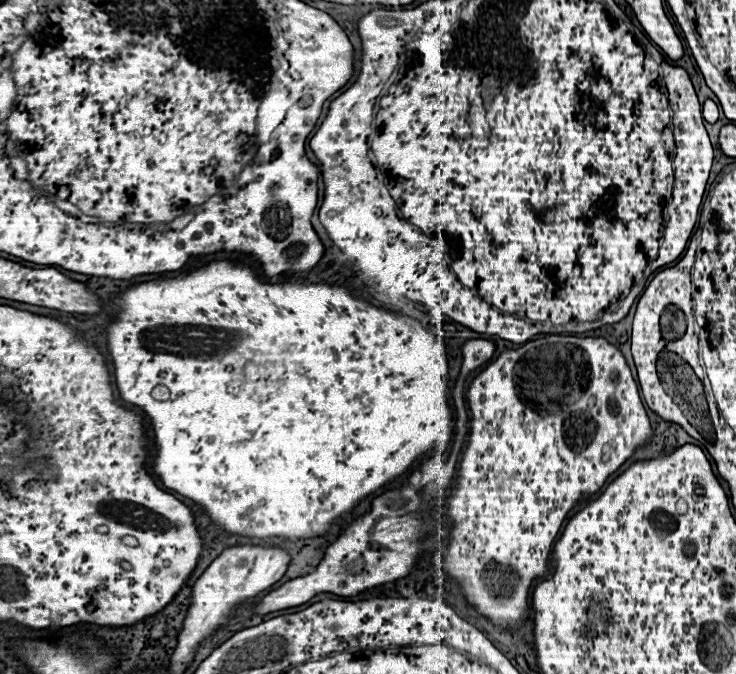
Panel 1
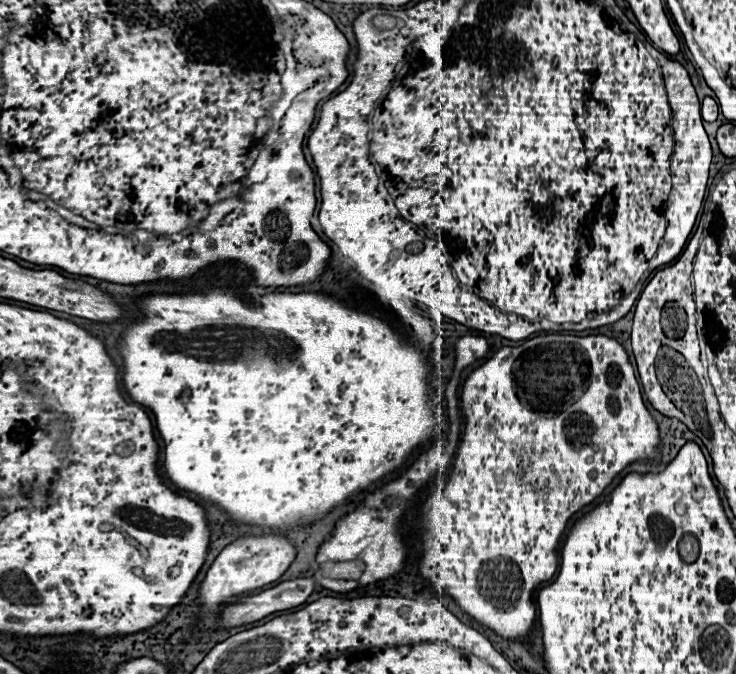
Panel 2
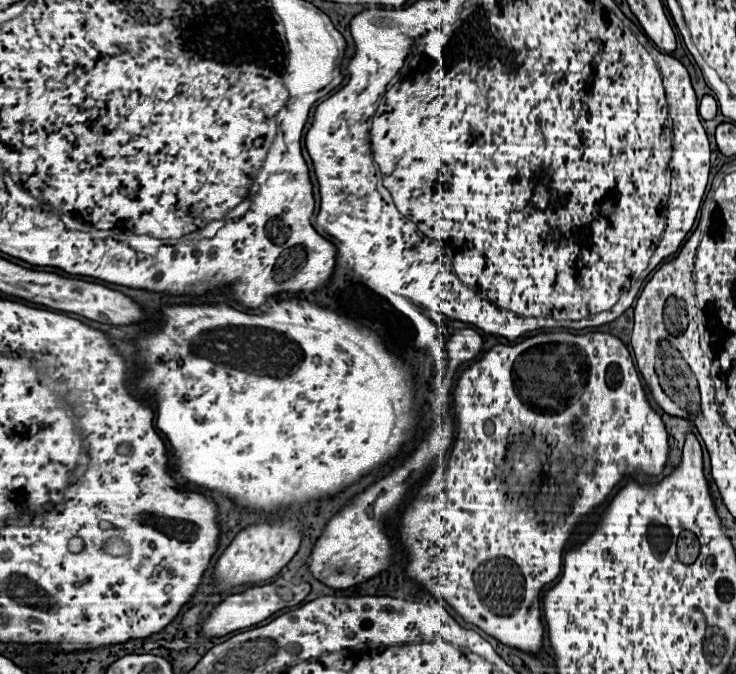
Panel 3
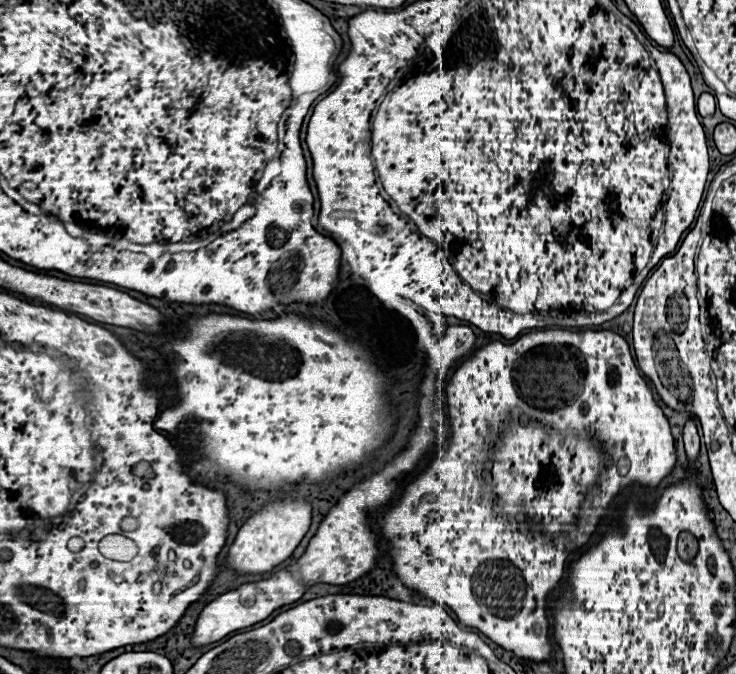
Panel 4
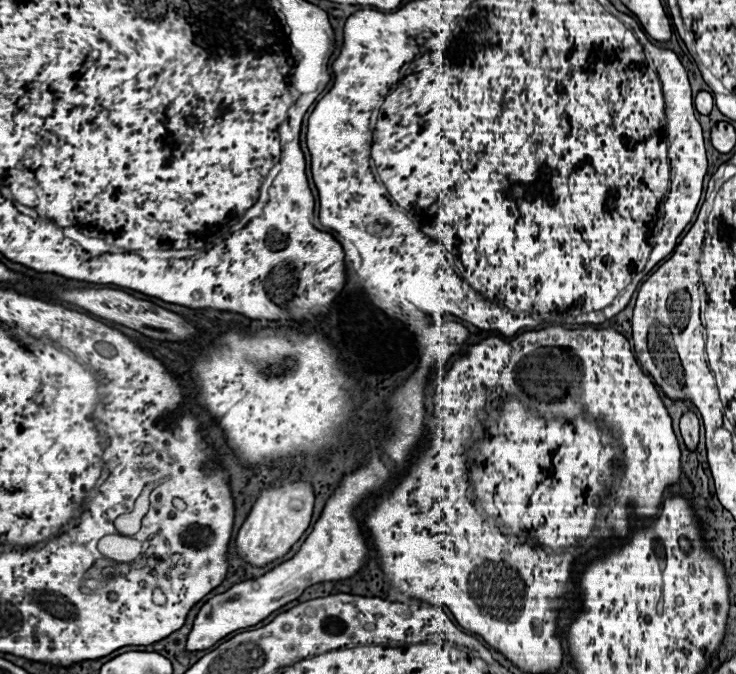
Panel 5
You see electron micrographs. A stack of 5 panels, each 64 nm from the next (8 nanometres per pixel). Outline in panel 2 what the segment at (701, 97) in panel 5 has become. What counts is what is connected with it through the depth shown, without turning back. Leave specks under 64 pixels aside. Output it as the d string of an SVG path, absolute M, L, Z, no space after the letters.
M704 98L702 100L702 118L706 122L714 122L718 118L718 104L714 102L714 98Z

